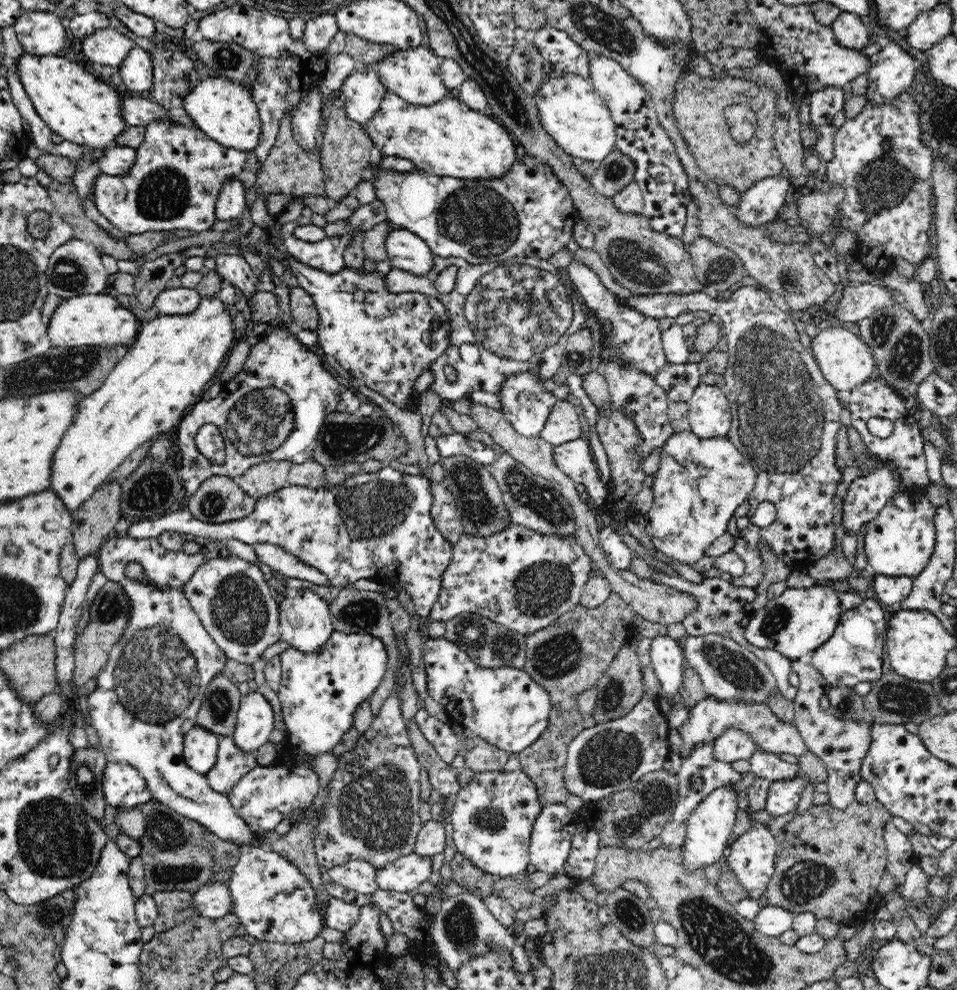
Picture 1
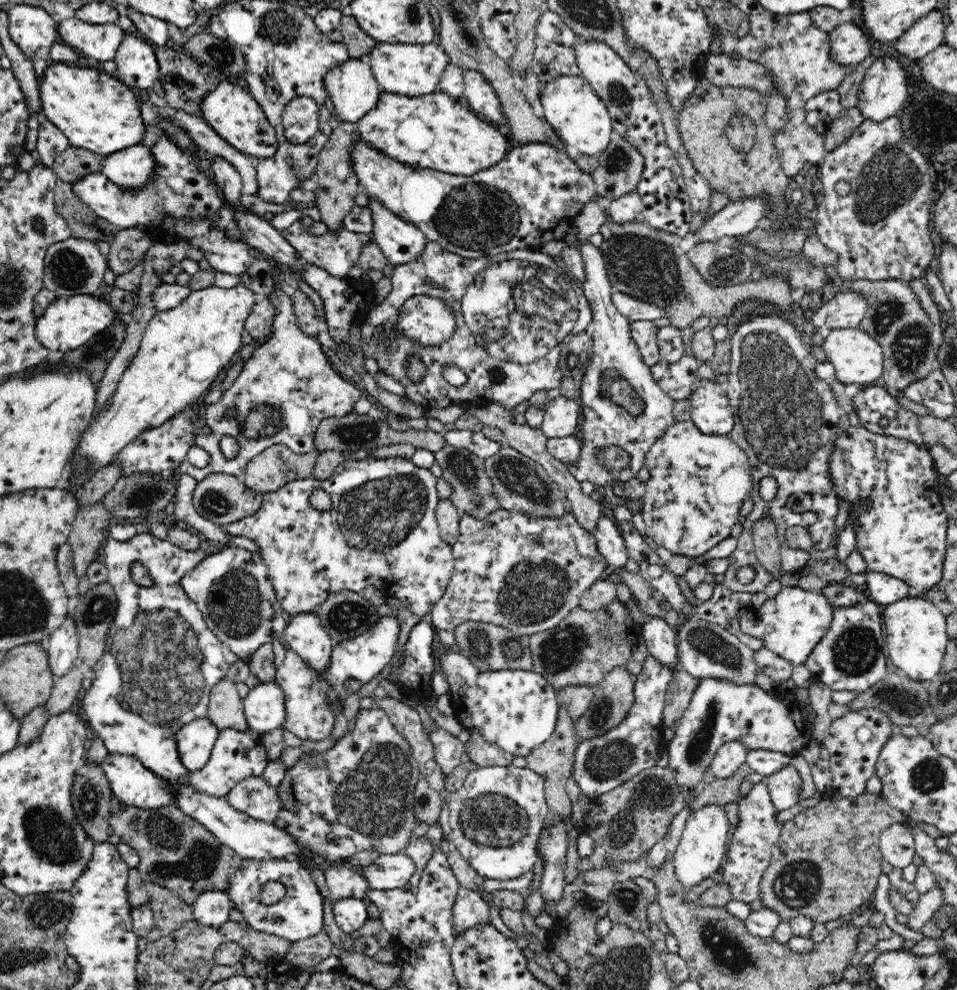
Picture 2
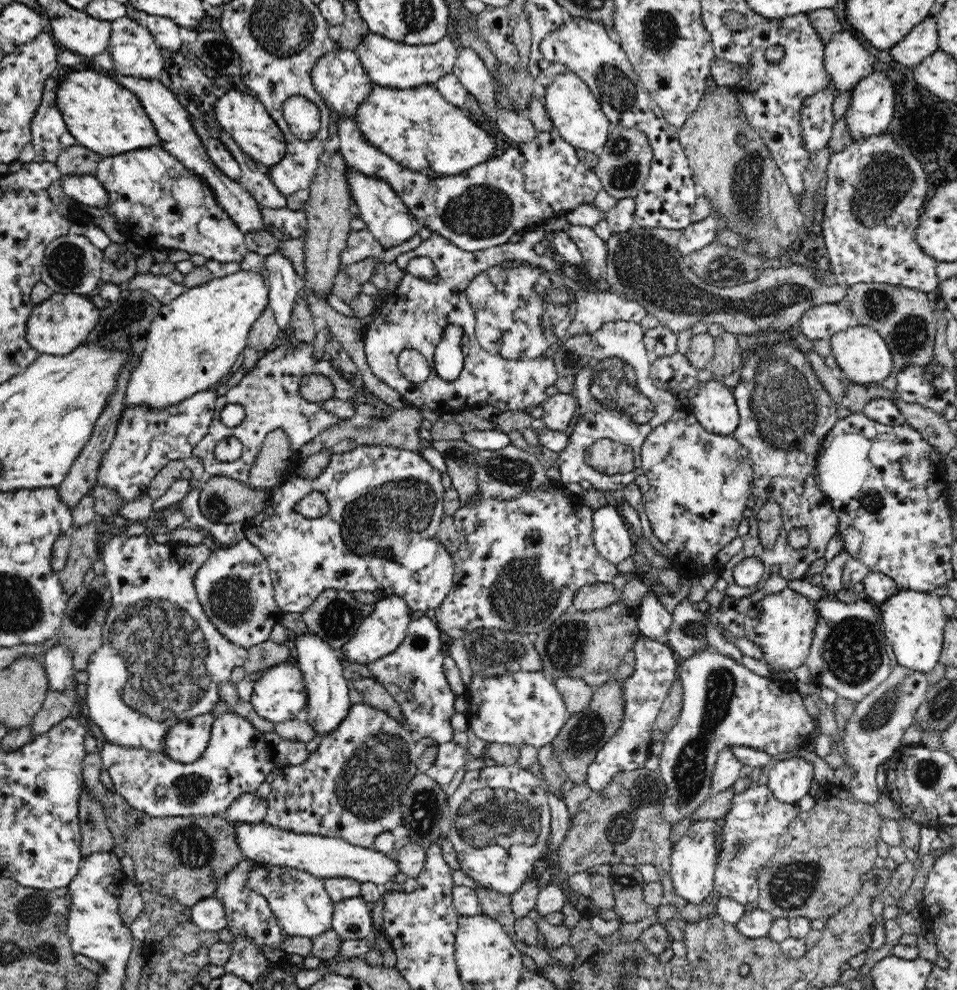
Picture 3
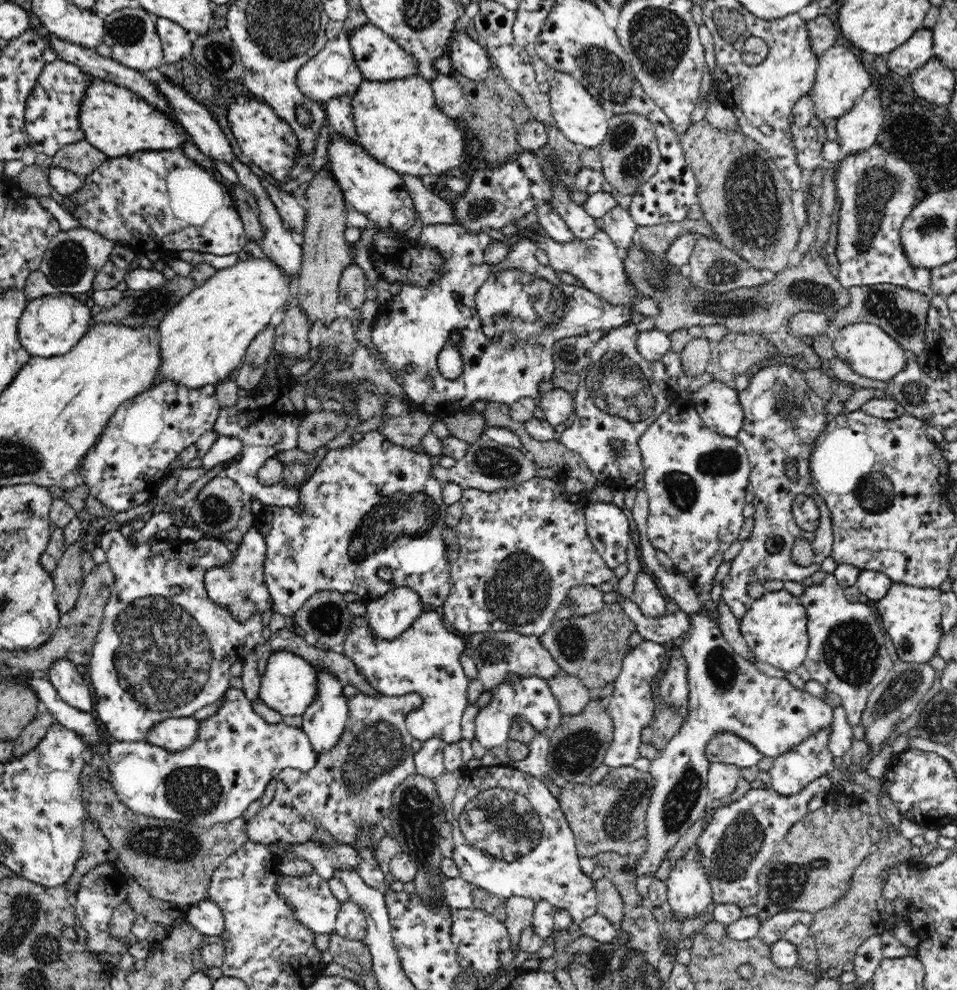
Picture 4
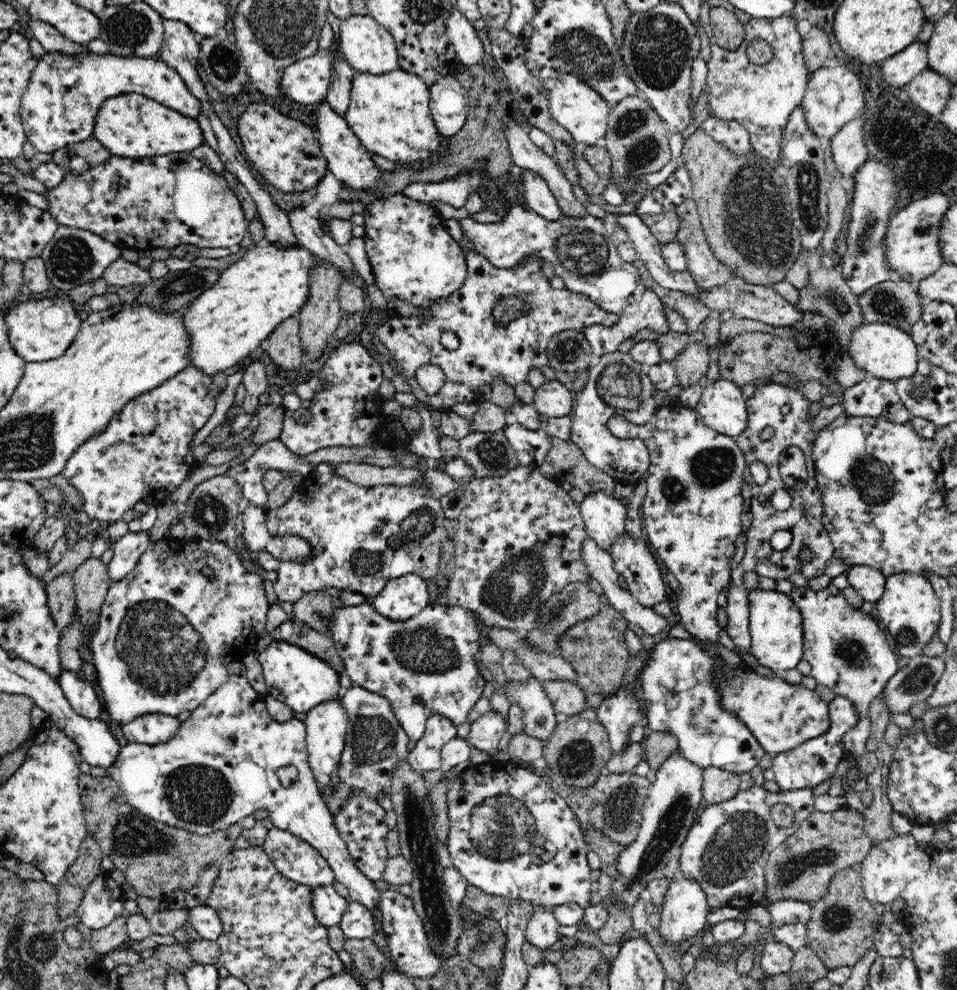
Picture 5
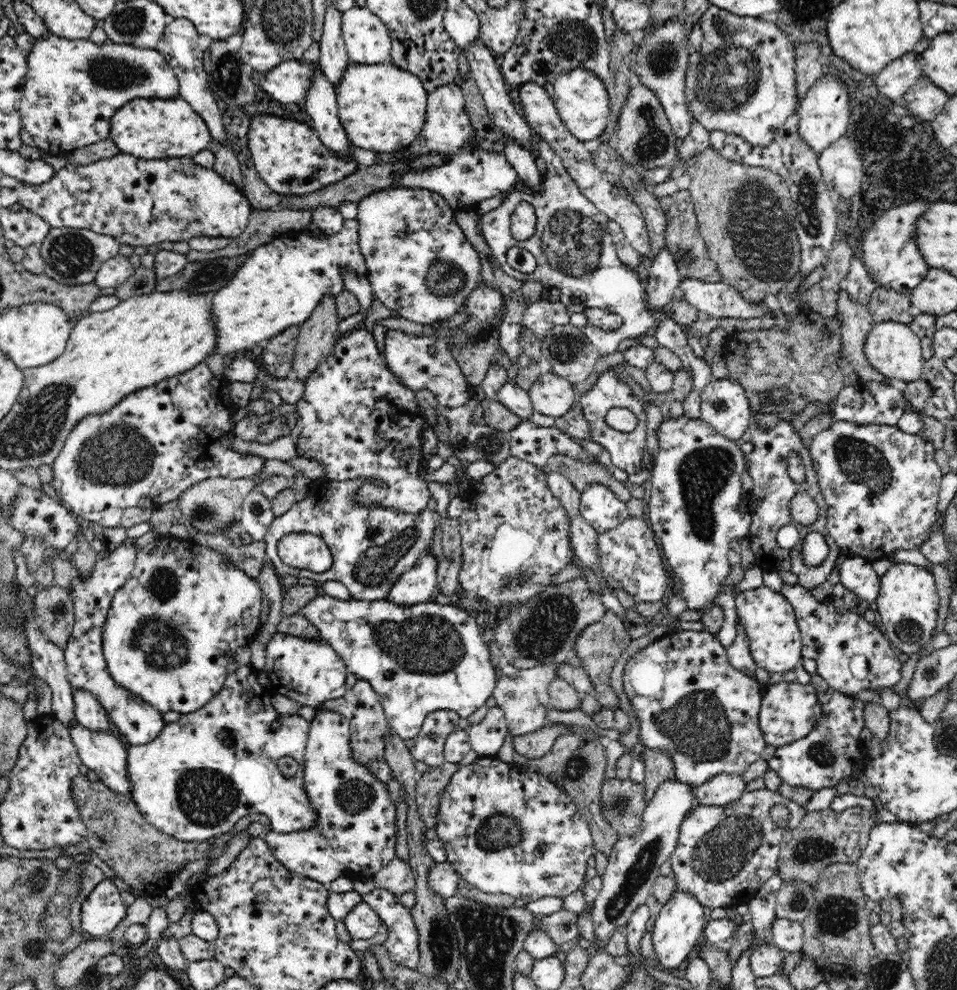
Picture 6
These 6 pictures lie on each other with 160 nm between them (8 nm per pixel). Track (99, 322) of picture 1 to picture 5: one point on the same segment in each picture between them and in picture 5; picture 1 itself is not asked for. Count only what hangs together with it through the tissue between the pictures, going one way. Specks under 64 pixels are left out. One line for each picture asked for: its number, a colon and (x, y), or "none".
2: (68, 322)
3: (57, 326)
4: (51, 325)
5: (43, 329)

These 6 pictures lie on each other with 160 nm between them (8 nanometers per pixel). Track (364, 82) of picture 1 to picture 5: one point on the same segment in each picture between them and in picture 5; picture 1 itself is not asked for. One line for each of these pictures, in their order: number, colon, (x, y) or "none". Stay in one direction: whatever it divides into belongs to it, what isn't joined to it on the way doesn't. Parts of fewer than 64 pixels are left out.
2: (353, 90)
3: (339, 77)
4: (333, 73)
5: (306, 81)

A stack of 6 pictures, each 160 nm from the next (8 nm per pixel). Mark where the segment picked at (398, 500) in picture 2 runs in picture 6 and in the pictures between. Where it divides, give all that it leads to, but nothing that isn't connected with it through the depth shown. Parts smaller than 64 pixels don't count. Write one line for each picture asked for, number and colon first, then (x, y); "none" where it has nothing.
3: (380, 535)
4: (375, 504)
5: (360, 537)
6: (372, 546)

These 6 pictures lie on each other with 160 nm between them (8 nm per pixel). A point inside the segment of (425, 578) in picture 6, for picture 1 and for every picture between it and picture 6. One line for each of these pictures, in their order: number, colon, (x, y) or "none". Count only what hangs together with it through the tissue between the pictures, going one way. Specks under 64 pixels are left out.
1: (320, 691)
2: (309, 695)
3: (382, 632)
4: (388, 617)
5: (403, 597)

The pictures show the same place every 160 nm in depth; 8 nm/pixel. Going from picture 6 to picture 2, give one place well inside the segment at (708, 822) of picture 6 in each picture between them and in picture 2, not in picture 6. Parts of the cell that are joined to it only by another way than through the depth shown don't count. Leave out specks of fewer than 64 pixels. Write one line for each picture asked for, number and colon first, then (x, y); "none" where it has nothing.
2: (750, 851)
3: (756, 820)
4: (740, 840)
5: (726, 851)

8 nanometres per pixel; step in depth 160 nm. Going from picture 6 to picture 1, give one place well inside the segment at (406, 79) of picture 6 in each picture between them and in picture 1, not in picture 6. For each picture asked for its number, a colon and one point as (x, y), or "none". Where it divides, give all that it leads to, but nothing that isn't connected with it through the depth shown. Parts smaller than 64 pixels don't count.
1: (448, 138)
2: (438, 132)
3: (418, 127)
4: (399, 123)
5: (390, 114)

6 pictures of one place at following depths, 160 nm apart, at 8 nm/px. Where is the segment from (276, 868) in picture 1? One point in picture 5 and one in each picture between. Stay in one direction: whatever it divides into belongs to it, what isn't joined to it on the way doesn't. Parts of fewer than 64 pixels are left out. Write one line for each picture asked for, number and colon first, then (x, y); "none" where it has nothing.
2: (298, 916)
3: (300, 903)
4: (315, 907)
5: (328, 906)

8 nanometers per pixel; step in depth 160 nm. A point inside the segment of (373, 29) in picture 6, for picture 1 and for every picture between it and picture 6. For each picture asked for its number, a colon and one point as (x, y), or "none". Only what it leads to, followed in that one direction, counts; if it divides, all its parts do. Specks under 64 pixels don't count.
1: (414, 74)
2: (413, 70)
3: (388, 63)
4: (379, 58)
5: (367, 46)

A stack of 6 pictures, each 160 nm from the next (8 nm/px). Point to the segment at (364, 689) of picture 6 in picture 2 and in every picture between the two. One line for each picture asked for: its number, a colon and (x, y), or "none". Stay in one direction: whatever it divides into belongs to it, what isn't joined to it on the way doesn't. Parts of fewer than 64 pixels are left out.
2: (362, 799)
3: (350, 787)
4: (349, 792)
5: (375, 744)

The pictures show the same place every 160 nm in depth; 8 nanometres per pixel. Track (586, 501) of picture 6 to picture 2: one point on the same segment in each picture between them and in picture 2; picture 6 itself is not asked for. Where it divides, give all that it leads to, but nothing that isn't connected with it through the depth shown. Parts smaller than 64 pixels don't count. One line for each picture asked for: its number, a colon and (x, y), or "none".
2: (610, 543)
3: (612, 540)
4: (608, 528)
5: (604, 516)

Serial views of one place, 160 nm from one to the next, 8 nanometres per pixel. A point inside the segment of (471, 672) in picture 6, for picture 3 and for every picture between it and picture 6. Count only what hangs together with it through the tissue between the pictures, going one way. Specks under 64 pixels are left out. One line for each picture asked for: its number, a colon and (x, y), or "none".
3: (413, 674)
4: (424, 660)
5: (431, 657)

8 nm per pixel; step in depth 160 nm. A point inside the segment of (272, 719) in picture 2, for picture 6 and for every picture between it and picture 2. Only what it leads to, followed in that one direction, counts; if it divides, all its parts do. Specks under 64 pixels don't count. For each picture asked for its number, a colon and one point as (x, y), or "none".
3: (280, 694)
4: (289, 685)
5: (295, 677)
6: (309, 672)

